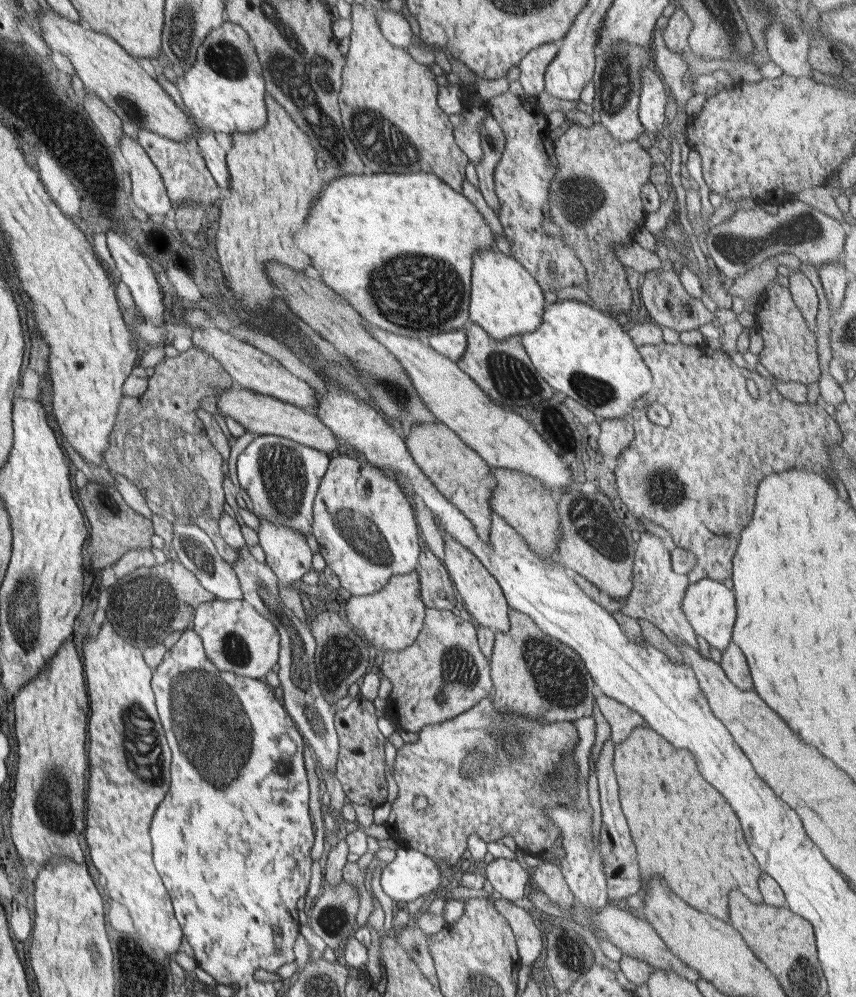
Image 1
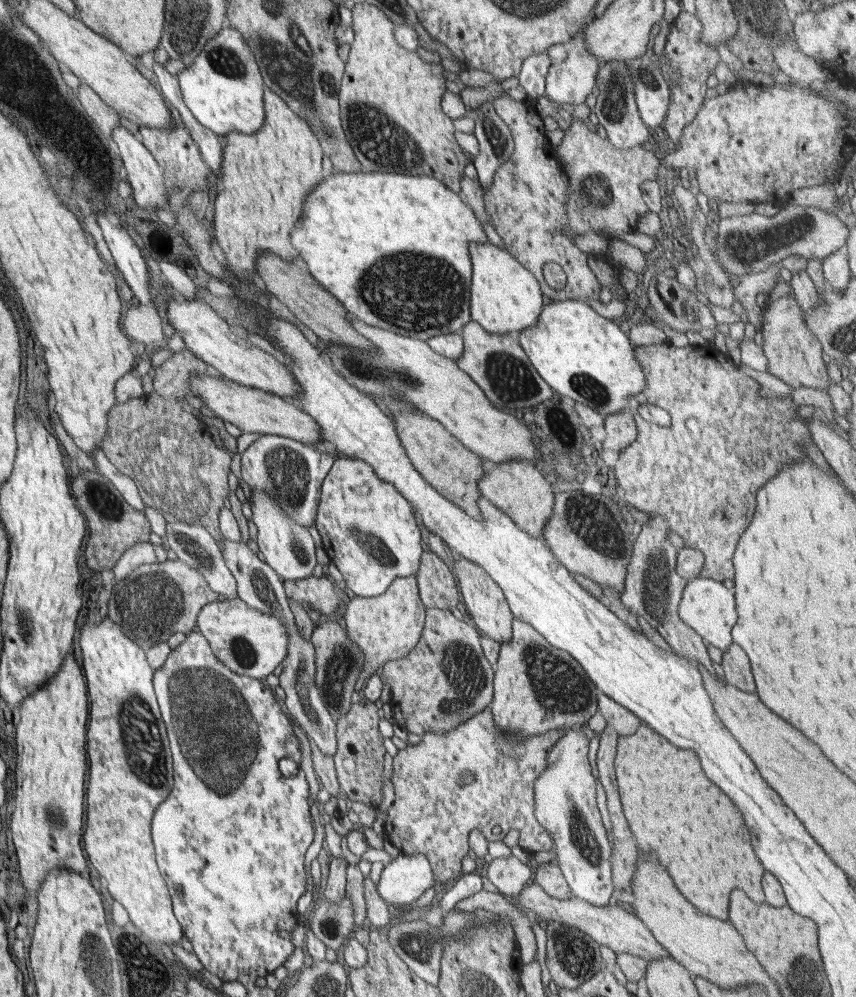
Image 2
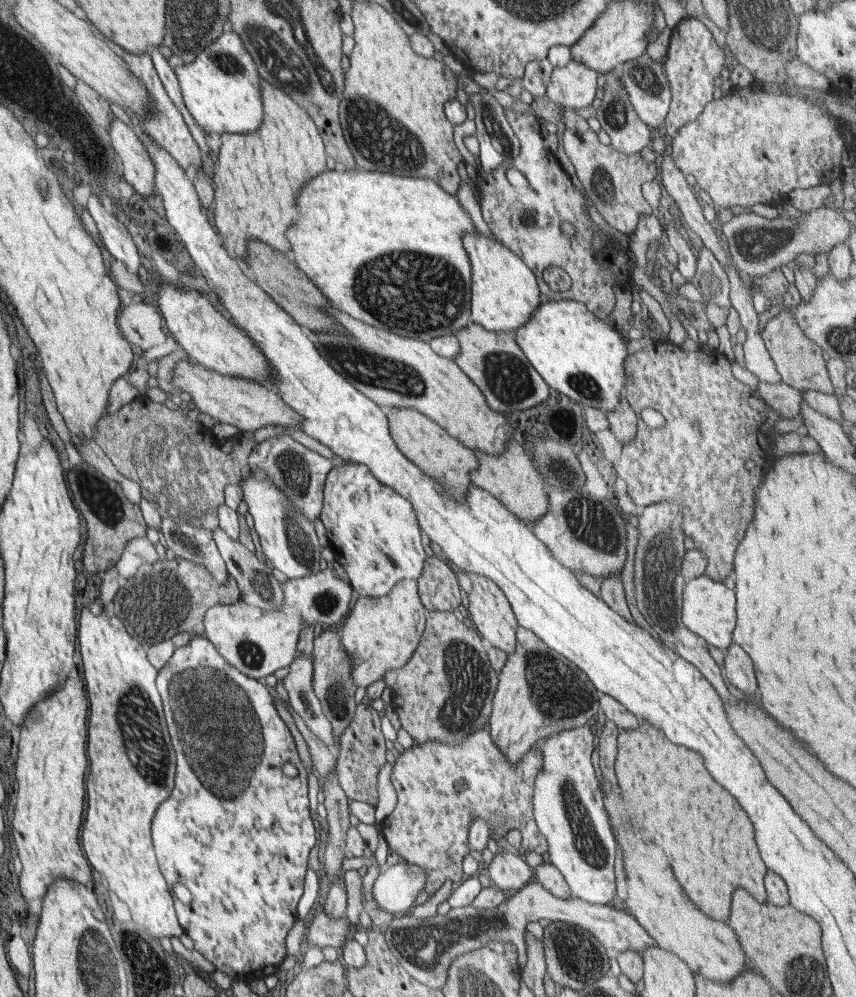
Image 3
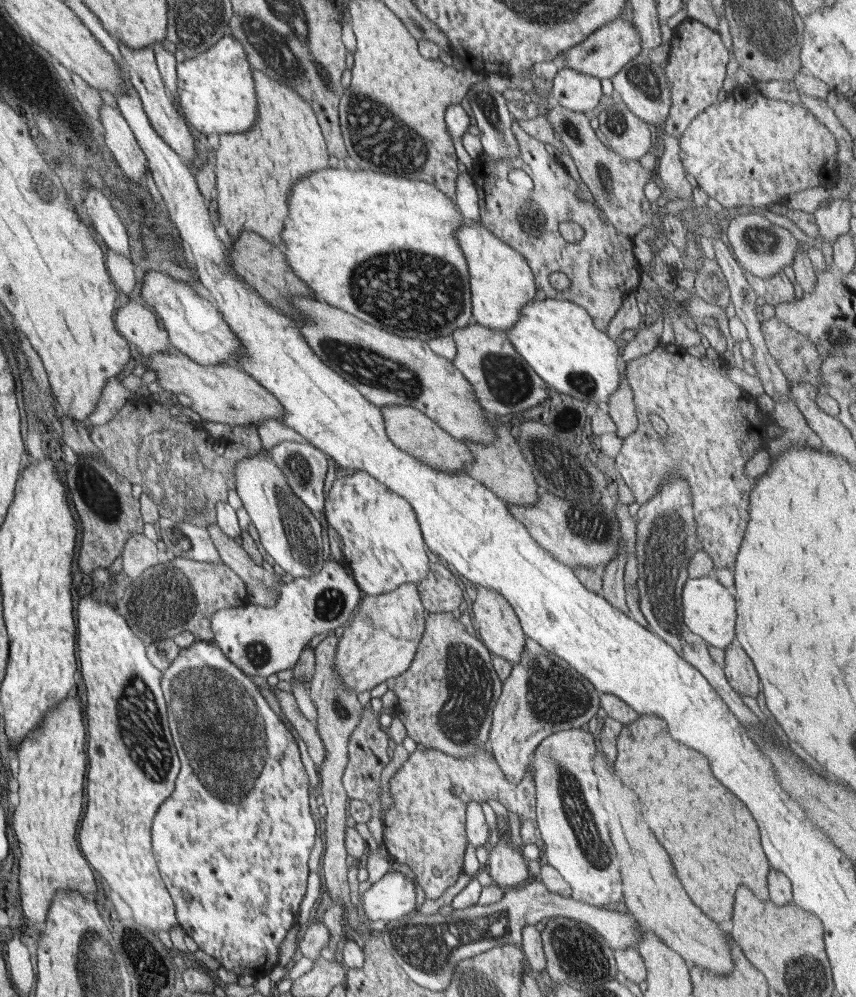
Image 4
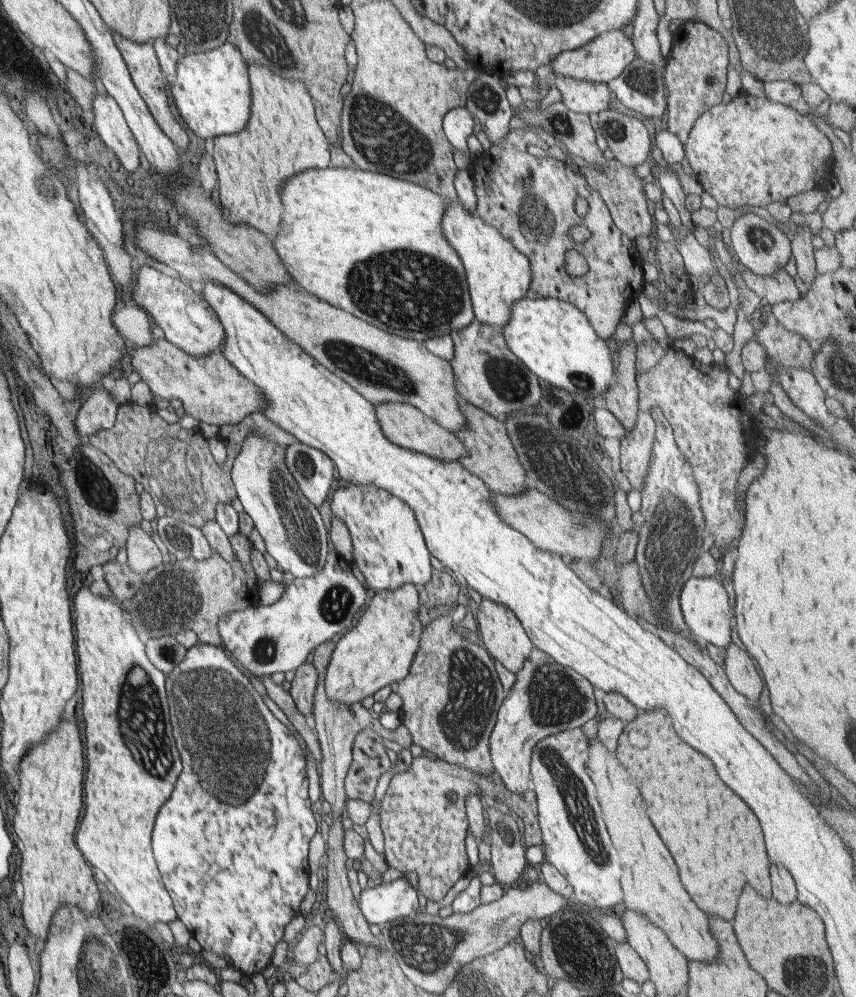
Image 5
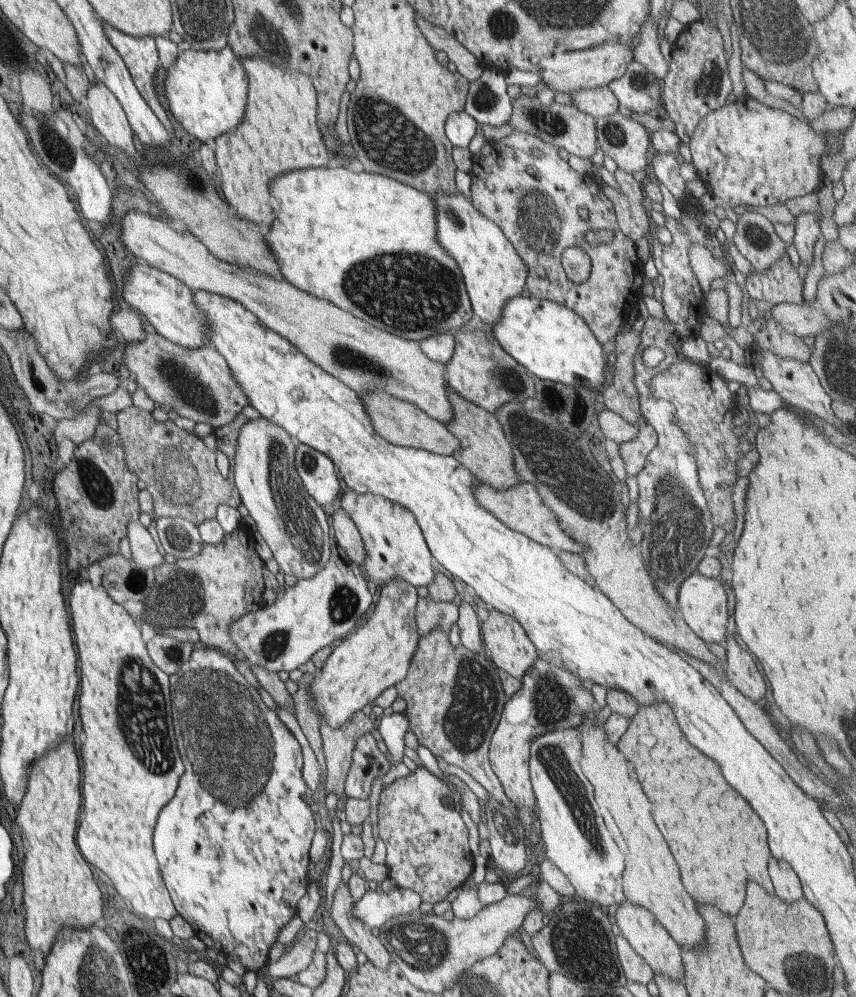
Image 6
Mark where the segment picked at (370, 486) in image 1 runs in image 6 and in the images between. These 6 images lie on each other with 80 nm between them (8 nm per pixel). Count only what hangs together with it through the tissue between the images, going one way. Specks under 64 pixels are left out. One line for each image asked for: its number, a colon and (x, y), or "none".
2: (368, 529)
3: (373, 531)
4: (383, 545)
5: (389, 548)
6: (396, 549)

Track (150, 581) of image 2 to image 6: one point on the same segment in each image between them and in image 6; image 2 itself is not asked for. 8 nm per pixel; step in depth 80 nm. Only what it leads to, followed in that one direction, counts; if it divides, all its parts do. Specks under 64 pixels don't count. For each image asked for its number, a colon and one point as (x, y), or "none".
3: (169, 597)
4: (181, 595)
5: (193, 594)
6: (208, 591)

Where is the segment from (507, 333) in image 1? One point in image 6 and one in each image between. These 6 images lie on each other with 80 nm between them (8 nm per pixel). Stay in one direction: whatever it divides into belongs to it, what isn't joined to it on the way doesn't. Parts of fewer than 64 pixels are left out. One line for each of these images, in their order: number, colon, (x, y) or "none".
2: (505, 296)
3: (504, 292)
4: (502, 283)
5: (498, 274)
6: (493, 272)

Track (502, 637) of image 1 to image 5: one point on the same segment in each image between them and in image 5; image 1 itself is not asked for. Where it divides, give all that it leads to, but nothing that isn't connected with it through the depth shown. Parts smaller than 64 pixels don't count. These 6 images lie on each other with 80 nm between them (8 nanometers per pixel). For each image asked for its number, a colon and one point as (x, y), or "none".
2: (536, 688)
3: (539, 692)
4: (544, 694)
5: (547, 698)

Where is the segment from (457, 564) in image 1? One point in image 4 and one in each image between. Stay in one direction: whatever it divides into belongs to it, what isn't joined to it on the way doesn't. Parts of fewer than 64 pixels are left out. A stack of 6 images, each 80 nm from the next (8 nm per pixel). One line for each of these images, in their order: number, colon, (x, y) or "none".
2: (485, 601)
3: (489, 609)
4: (499, 627)

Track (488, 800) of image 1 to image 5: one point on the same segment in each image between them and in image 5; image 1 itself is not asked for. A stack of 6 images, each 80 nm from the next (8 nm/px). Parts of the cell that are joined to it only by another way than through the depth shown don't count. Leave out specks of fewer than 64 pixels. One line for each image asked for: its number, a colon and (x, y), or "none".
2: (475, 776)
3: (440, 788)
4: (424, 828)
5: (422, 815)

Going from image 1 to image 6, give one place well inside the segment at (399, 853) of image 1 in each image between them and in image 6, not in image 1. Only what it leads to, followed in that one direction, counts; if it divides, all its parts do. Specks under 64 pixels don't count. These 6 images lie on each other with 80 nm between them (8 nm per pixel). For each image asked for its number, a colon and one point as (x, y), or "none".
2: (403, 881)
3: (396, 889)
4: (392, 897)
5: (379, 904)
6: (375, 908)

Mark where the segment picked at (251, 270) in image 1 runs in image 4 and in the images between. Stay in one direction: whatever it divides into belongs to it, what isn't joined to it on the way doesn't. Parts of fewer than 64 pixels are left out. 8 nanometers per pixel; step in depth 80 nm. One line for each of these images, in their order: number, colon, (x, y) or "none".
2: (264, 177)
3: (258, 175)
4: (255, 170)

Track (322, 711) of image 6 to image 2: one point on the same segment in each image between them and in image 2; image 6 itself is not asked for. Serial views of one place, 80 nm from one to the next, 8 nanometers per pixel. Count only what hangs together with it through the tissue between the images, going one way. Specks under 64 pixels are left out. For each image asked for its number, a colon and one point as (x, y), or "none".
2: (387, 627)
3: (381, 633)
4: (382, 641)
5: (379, 650)

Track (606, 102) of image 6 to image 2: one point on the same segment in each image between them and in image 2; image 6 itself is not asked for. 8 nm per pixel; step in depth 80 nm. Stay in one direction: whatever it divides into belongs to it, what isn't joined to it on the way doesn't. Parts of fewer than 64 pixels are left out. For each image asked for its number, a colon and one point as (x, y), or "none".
2: (570, 82)
3: (574, 86)
4: (578, 92)
5: (581, 96)

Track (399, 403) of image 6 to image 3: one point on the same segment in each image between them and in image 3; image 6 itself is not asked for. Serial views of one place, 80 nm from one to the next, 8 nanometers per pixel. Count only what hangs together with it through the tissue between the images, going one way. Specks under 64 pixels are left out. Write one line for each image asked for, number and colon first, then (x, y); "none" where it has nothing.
3: (425, 443)
4: (409, 429)
5: (404, 425)

